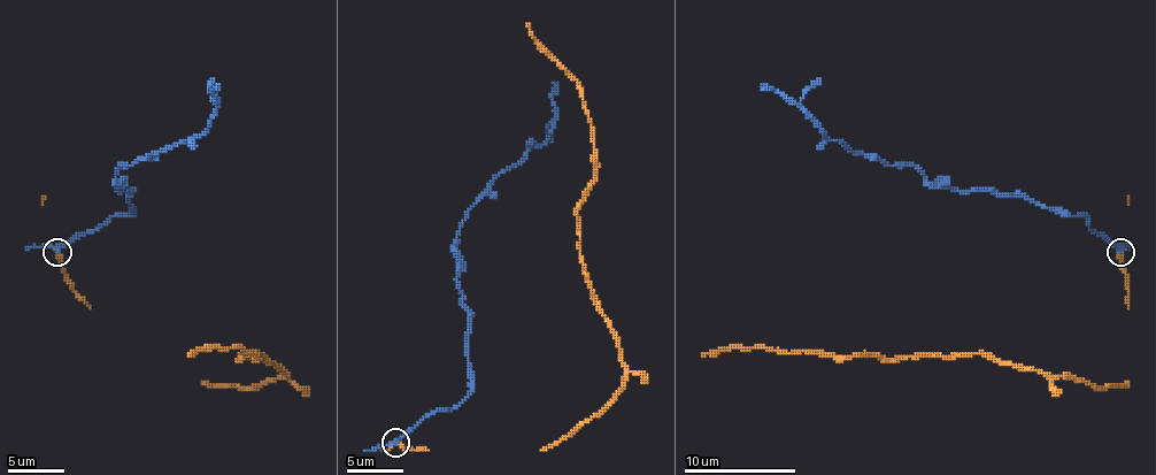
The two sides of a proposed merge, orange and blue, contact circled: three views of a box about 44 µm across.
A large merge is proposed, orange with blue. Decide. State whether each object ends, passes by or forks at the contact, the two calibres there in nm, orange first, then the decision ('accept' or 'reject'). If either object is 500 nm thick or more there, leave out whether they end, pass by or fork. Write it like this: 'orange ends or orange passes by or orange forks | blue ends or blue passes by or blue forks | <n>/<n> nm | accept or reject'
orange ends | blue passes by | 320/220 nm | reject

